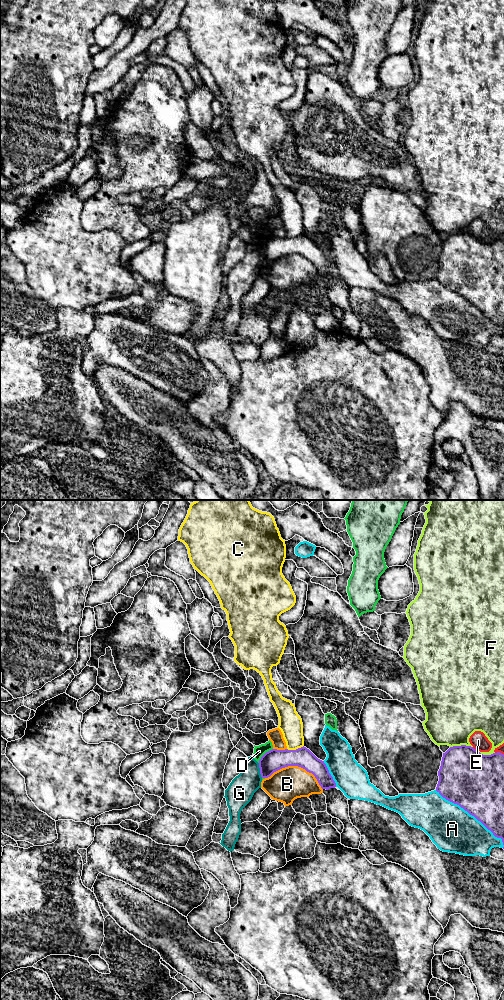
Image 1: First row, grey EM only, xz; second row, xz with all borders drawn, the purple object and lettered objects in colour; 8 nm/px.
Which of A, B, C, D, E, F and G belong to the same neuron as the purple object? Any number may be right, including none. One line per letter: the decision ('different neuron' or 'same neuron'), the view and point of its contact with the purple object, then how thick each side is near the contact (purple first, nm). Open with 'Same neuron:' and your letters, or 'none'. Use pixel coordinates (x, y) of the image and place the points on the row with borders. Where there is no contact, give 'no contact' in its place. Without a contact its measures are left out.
Same neuron: none
A: different neuron | xz (472, 815) | 440/360 nm
B: different neuron | xz (296, 765) | 170/280 nm
C: different neuron | xz (296, 749) | 170/190 nm
D: different neuron | xz (264, 754) | 170/90 nm
E: different neuron | xz (475, 749) | 460/140 nm
F: different neuron | xz (461, 745) | 440/420 nm
G: different neuron | xz (260, 770) | 170/220 nm

